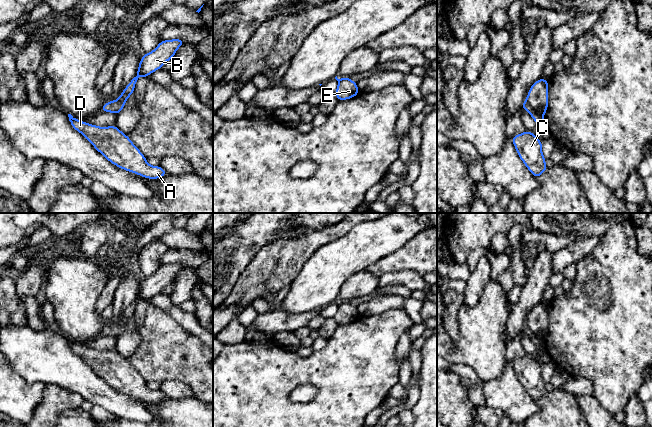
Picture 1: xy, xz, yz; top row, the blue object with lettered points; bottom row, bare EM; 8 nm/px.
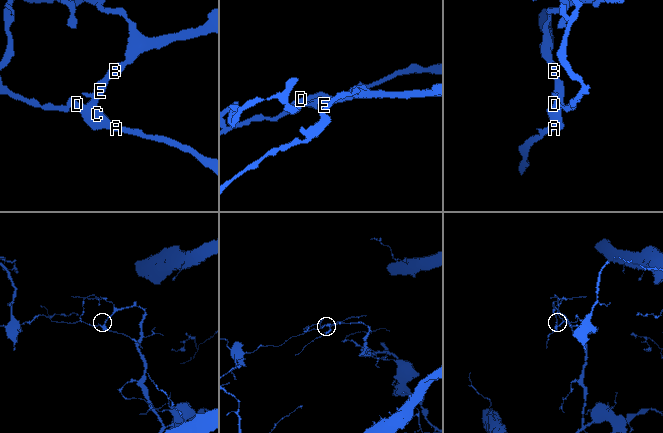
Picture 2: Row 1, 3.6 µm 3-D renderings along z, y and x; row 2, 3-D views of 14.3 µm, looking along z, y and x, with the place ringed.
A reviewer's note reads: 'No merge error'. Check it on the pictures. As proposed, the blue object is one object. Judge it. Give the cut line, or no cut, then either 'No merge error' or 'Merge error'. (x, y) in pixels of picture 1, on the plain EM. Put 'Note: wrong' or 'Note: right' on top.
Note: wrong
Split along yz (526, 323), (542, 339). Merge error

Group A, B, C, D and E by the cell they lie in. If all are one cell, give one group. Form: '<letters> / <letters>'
A C D / B E

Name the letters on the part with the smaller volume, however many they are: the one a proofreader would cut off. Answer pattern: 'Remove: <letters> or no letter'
Remove: A, C, D

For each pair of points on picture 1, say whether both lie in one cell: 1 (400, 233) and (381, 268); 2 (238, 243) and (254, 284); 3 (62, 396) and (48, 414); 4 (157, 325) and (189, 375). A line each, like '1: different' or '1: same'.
1: different
2: different
3: same
4: same

